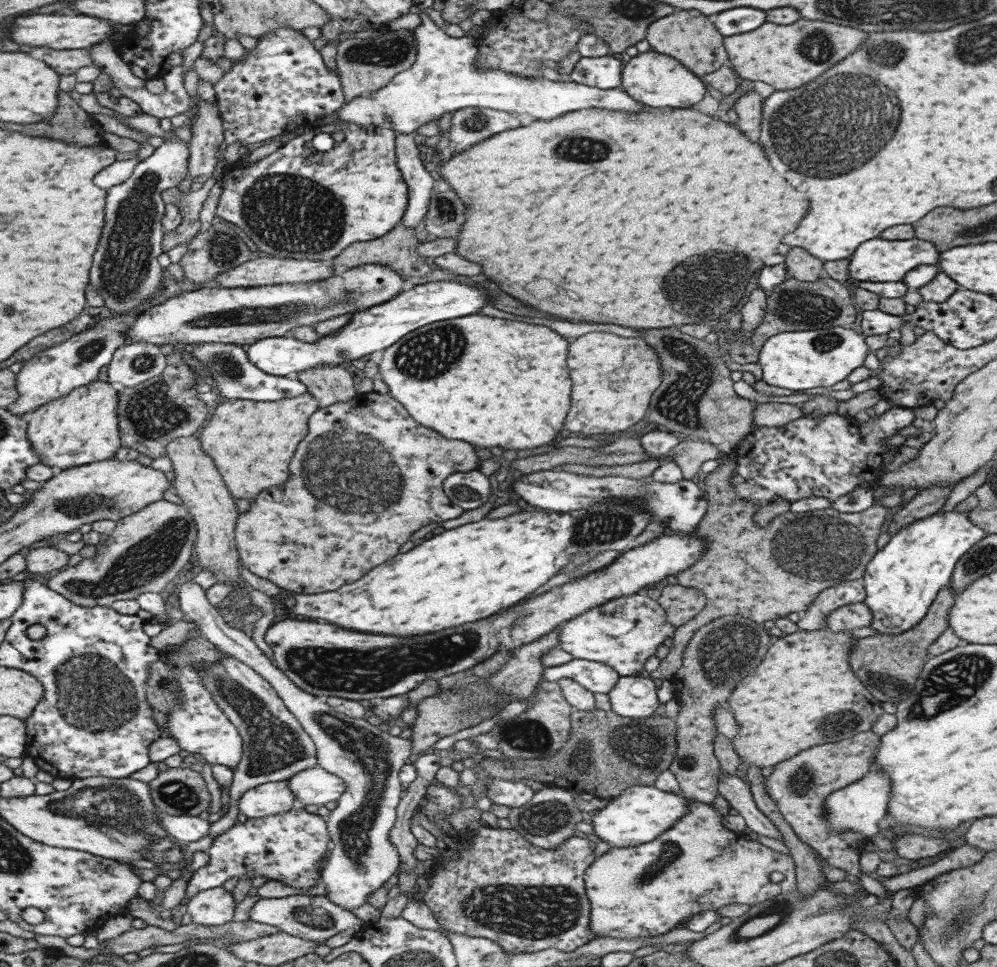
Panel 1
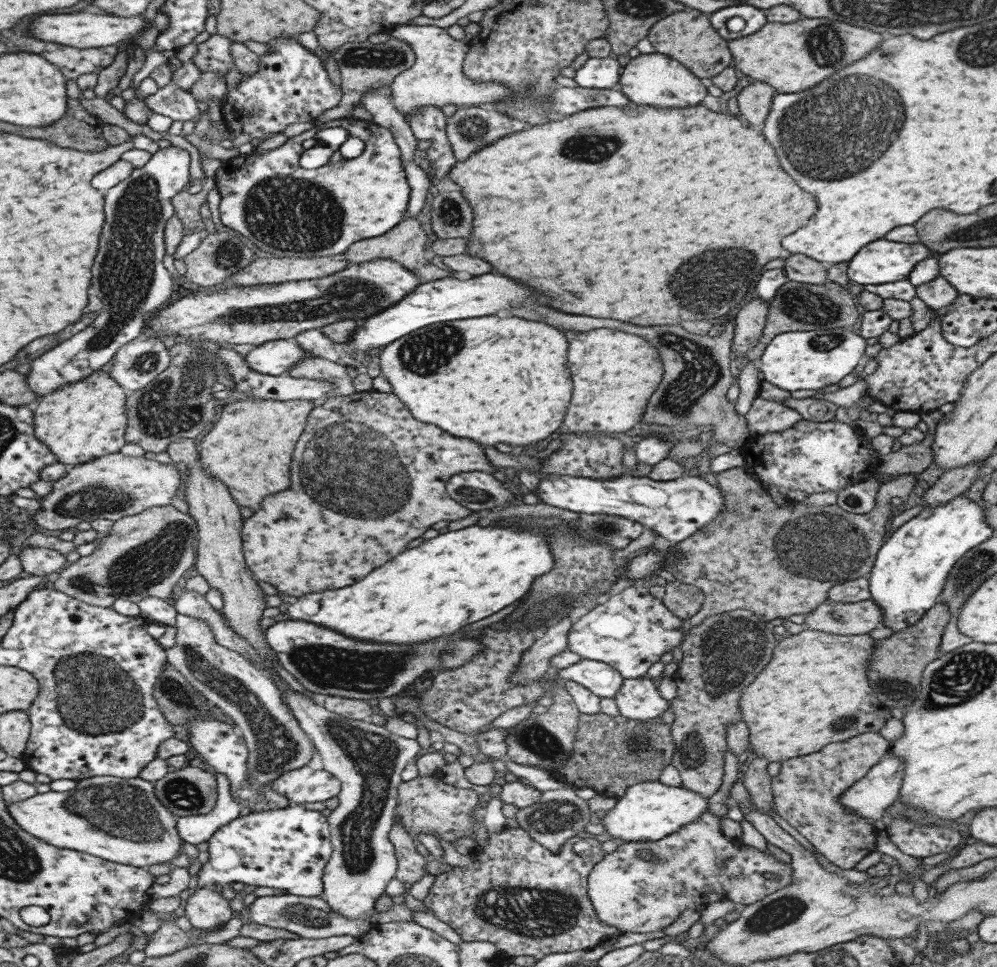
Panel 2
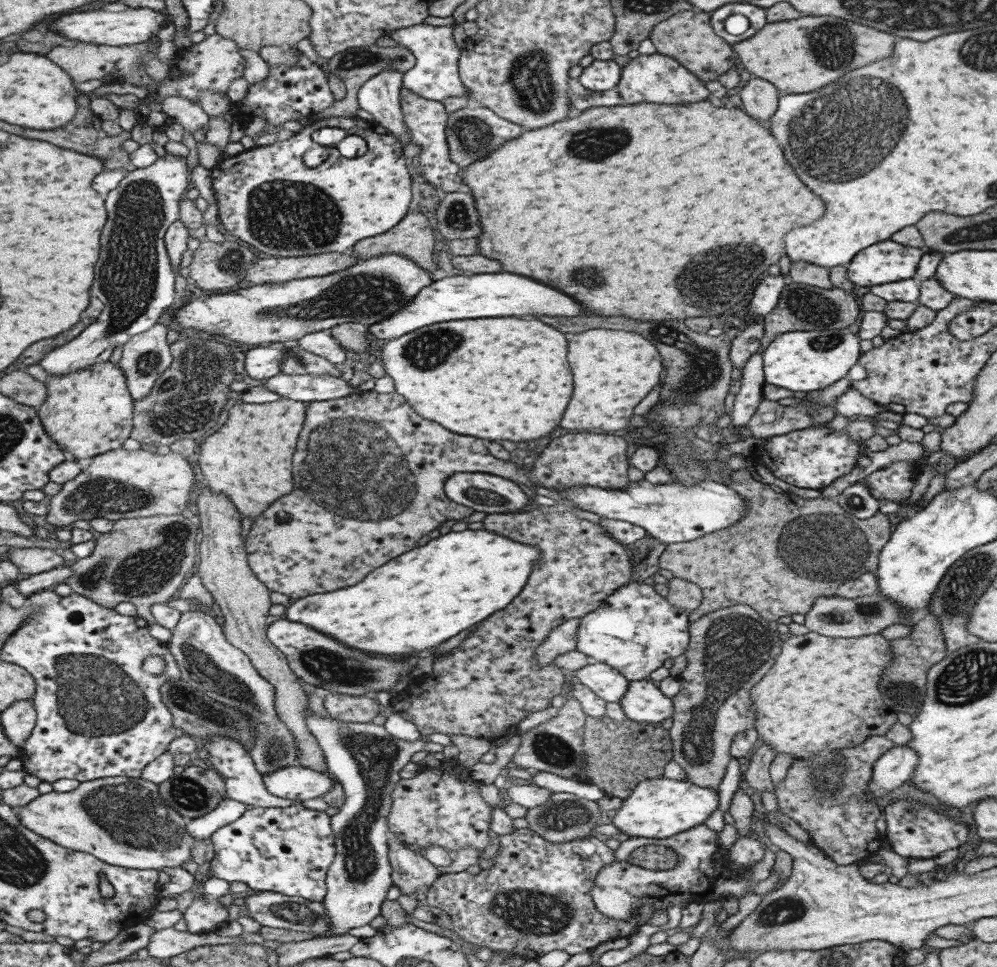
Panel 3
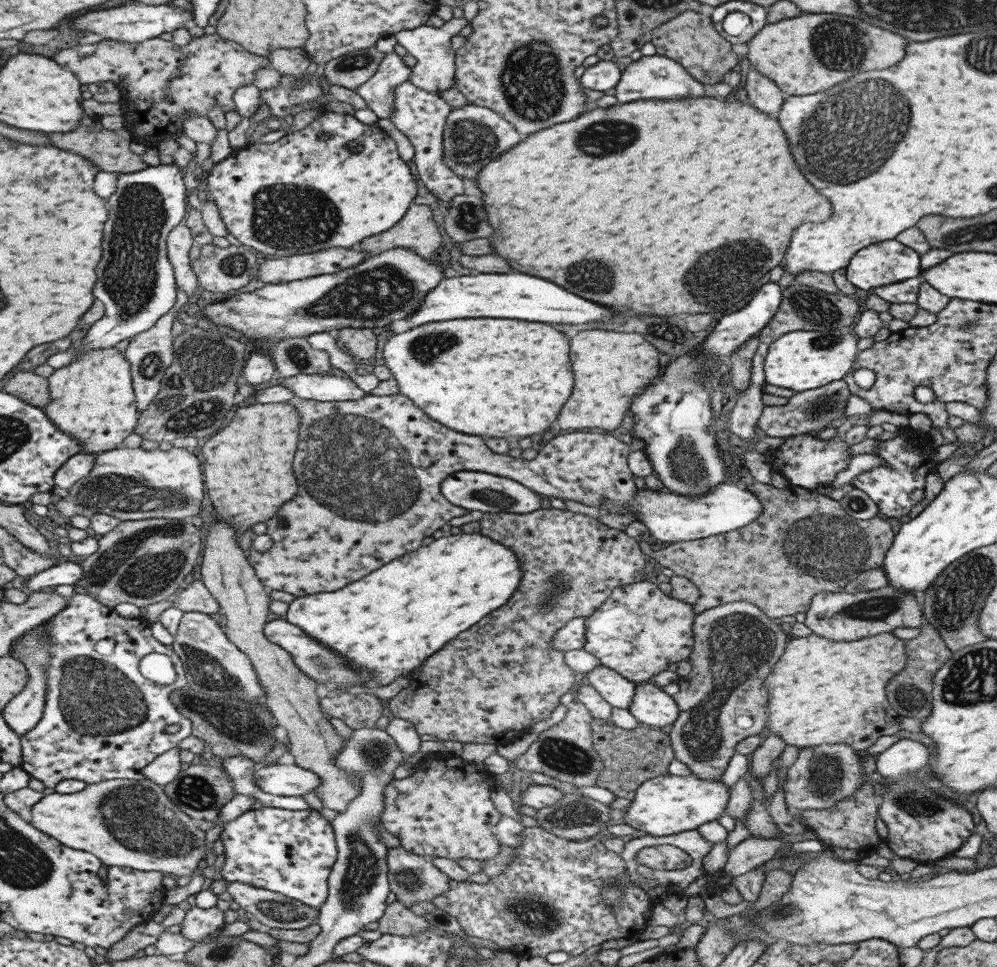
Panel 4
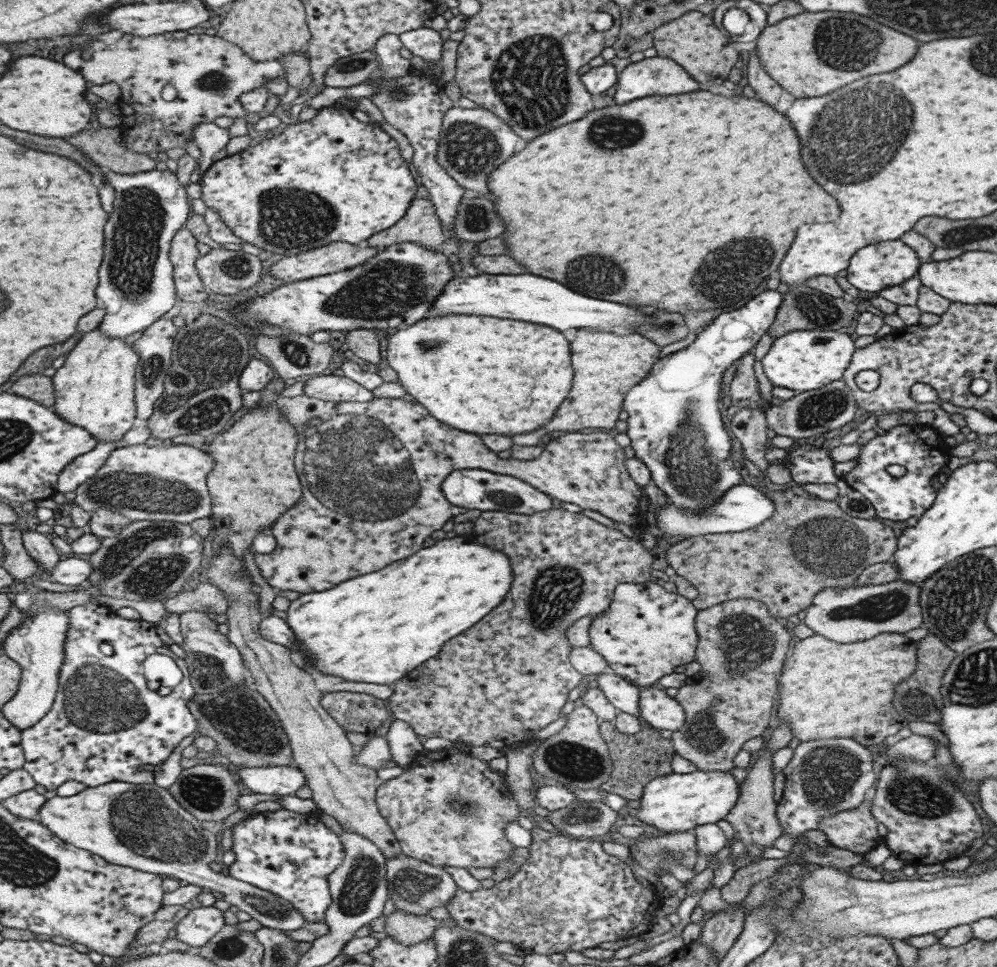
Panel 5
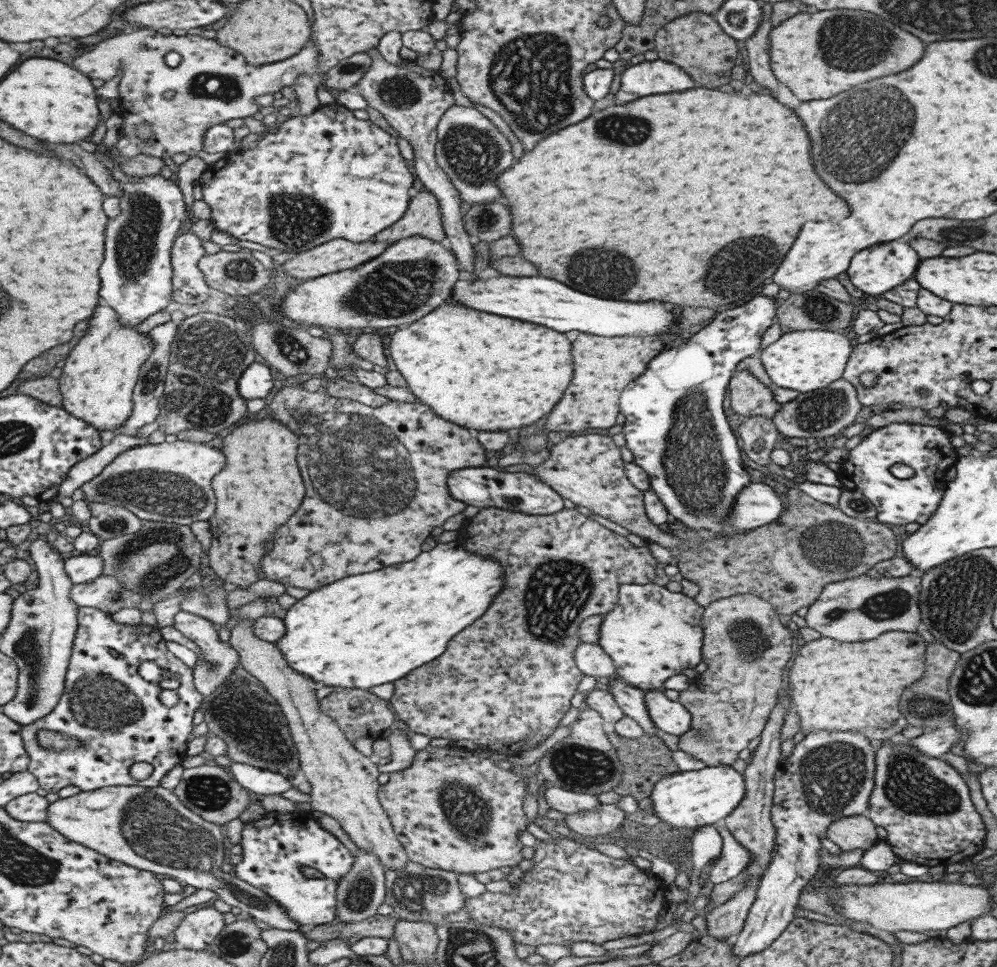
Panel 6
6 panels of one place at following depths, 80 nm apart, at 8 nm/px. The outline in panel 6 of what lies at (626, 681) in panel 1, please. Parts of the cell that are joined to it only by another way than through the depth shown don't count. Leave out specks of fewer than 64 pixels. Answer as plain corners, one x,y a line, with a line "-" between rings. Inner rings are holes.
644,691
643,702
652,723
661,732
682,735
690,727
690,714
678,701
667,699
659,691

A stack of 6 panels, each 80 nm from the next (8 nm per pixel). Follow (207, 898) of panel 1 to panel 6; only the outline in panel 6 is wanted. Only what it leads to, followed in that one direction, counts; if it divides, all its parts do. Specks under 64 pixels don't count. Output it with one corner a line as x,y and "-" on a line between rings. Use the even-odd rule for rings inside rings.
213,907
187,914
173,930
174,946
193,951
205,951
224,928
223,914

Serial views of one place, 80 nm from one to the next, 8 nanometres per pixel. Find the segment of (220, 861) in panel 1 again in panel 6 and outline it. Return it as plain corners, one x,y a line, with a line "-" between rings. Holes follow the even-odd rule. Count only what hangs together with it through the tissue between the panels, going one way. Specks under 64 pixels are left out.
295,810
286,814
265,813
259,820
244,823
239,844
241,860
233,865
233,874
275,900
297,929
299,926
313,927
335,920
336,882
349,870
354,856
333,835
319,826
311,812

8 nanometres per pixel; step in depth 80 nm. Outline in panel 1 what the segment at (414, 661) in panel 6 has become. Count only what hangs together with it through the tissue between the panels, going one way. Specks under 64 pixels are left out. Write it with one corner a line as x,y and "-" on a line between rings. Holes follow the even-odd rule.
601,501
586,509
569,512
541,512
522,510
503,518
479,520
463,524
425,538
421,544
405,554
397,554
384,563
370,568
360,579
344,584
331,592
295,595
292,612
307,621
331,622
341,628
359,632
391,634
391,636
419,636
437,632
441,628
459,626
473,620
486,619
503,608
510,607
527,594
543,586
575,555
603,553
613,550
623,553
636,546
635,538
651,521
650,516
631,503

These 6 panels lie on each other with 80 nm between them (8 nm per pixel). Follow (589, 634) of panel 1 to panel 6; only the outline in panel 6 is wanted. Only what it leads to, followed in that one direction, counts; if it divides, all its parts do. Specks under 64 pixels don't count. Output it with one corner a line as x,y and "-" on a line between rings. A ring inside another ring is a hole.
620,584
617,602
613,608
602,615
598,626
596,643
612,660
614,671
620,680
642,691
657,690
664,680
680,674
684,668
694,668
701,662
700,648
703,631
700,618
703,606
699,606
693,597
670,592
664,586
649,584

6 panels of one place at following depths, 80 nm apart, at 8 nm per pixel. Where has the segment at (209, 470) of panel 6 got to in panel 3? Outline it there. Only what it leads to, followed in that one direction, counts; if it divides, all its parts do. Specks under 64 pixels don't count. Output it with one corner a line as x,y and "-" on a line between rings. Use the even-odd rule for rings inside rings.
116,449
98,455
84,462
81,474
75,480
62,485
62,489
53,495
42,522
50,527
69,526
77,520
90,521
93,518
105,517
107,520
141,518
153,515
181,515
181,510
189,502
189,491
194,488
196,467
194,459
181,457
179,453
158,456
139,449
136,452
127,452

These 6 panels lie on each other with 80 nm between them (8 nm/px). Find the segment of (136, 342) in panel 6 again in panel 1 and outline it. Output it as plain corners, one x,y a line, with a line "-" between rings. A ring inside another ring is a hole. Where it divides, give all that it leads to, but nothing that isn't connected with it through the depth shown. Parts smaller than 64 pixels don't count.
95,379
61,399
48,402
29,413
29,438
41,457
41,466
68,470
112,458
121,447
119,393
108,381

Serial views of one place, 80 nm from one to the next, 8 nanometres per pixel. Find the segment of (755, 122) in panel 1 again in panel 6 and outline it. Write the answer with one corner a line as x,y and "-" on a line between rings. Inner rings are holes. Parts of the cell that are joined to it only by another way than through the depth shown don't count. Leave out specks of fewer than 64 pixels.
759,2
762,10
762,19
753,33
753,36
745,42
745,52
747,52
747,70
752,76
752,81
767,88
769,94
775,98
777,96
777,80
769,69
768,55
768,32
773,28
770,23
771,3

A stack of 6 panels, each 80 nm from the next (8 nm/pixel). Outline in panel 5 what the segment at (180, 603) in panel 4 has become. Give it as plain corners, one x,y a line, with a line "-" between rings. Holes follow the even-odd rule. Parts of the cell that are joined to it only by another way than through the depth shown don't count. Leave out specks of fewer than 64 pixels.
199,583
195,588
184,588
176,595
172,595
163,601
166,610
165,616
170,612
180,614
182,612
214,612
223,617
226,611
227,601
223,598
218,588
209,583

